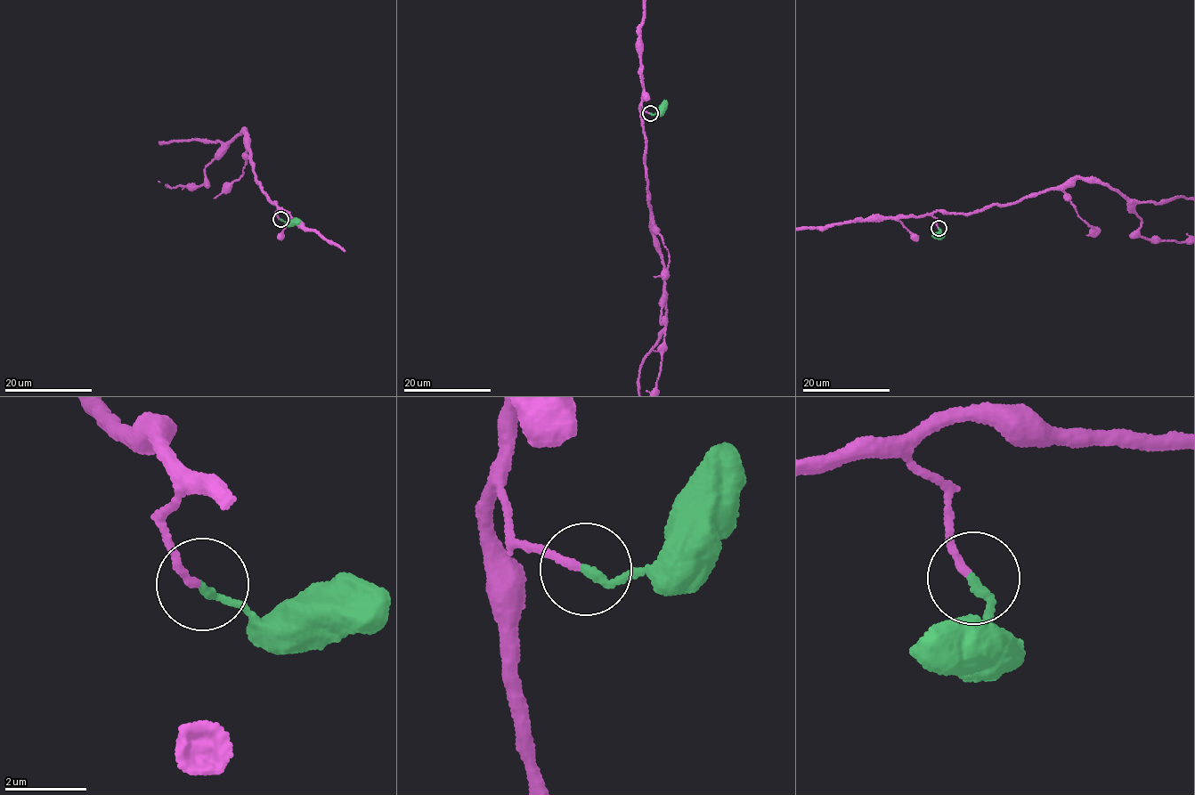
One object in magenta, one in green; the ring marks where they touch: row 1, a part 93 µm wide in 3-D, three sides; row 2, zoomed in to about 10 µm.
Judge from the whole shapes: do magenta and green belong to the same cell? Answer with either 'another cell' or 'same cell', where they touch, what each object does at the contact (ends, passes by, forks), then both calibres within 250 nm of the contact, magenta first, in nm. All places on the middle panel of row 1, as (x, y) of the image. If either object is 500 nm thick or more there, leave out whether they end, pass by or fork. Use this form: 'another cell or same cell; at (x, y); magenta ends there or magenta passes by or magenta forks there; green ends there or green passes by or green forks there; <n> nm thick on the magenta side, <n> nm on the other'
same cell; at (650, 113); magenta ends there; green ends there; 170 nm thick on the magenta side, 200 nm on the other

